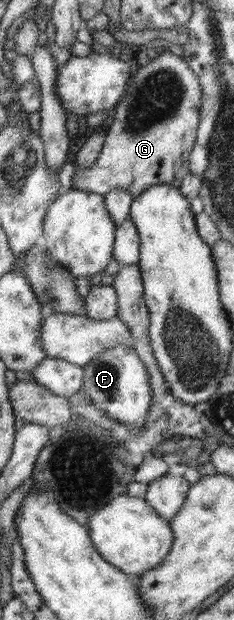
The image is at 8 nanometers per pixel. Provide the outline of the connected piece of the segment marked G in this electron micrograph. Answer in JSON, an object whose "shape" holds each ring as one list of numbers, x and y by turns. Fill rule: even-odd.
{"shape":[[166,49,151,60,142,59,141,67,130,77,127,92,113,107,107,133,98,160,88,168,75,167,72,189,105,195,112,189,126,189,138,196,153,185,173,185,179,187,183,178,190,172,190,155,196,142,200,120,202,89,199,78,181,56]]}

